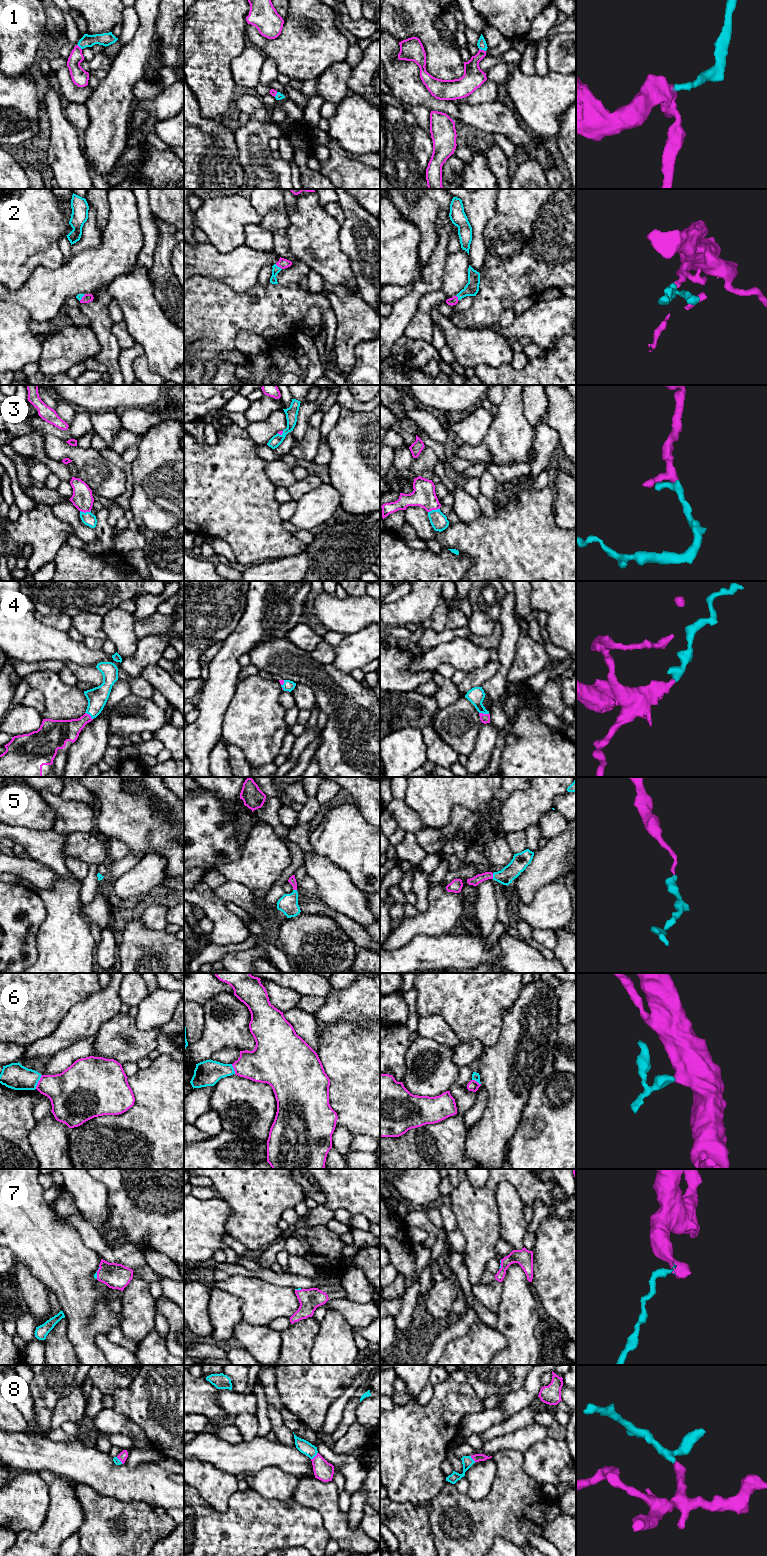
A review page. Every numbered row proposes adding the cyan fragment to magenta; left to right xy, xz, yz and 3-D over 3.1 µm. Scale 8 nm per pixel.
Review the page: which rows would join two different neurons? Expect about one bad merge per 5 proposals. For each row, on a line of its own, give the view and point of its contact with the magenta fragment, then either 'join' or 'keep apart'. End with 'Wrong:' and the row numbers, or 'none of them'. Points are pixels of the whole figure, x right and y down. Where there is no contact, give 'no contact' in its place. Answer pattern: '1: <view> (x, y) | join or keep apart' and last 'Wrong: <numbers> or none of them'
1: yz (482, 50) | join
2: xz (278, 266) | join
3: yz (433, 509) | join
4: yz (484, 714) | join
5: yz (492, 876) | join
6: xy (38, 1082) | keep apart
7: xy (97, 1272) | join
8: xz (315, 1456) | join
Wrong: 6

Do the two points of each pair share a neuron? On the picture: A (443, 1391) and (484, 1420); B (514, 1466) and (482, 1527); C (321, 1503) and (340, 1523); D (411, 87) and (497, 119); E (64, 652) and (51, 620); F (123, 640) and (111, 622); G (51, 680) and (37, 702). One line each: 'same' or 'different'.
A: different
B: same
C: same
D: same
E: different
F: same
G: different

